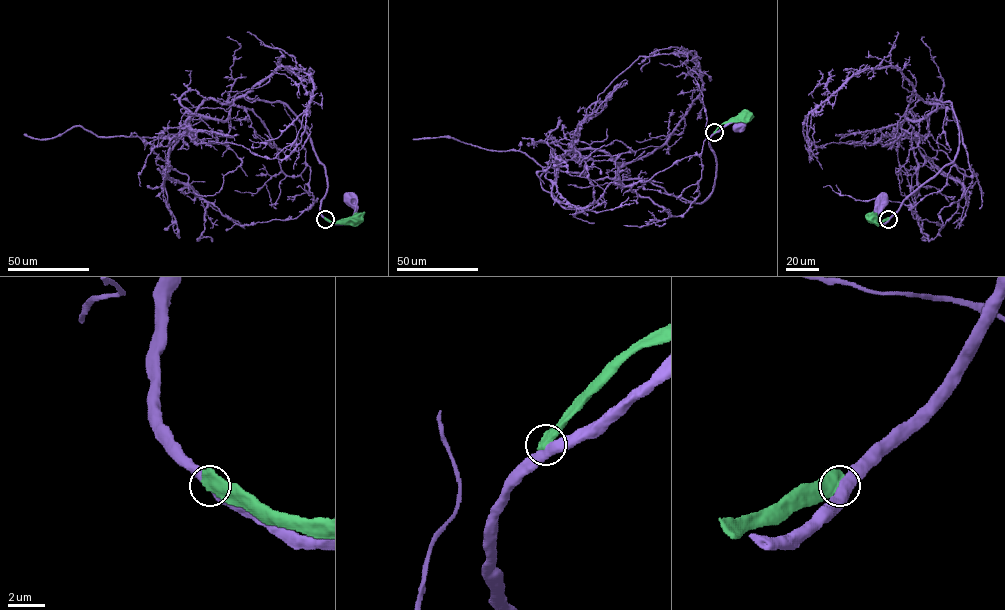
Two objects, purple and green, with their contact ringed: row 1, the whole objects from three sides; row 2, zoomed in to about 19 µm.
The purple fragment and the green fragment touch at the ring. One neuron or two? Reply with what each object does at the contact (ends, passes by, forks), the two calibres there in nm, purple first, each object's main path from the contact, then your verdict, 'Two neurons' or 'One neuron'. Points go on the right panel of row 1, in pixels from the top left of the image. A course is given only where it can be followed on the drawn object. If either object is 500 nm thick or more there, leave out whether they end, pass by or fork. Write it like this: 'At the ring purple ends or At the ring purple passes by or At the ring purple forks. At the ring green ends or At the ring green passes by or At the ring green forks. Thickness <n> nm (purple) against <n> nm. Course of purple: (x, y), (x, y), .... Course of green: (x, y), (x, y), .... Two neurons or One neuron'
Thickness 500 nm (purple) against 700 nm. Course of purple: (888, 218), (883, 223), (875, 221), (880, 198). Course of green: (888, 218), (876, 222), (872, 218). Two neurons

